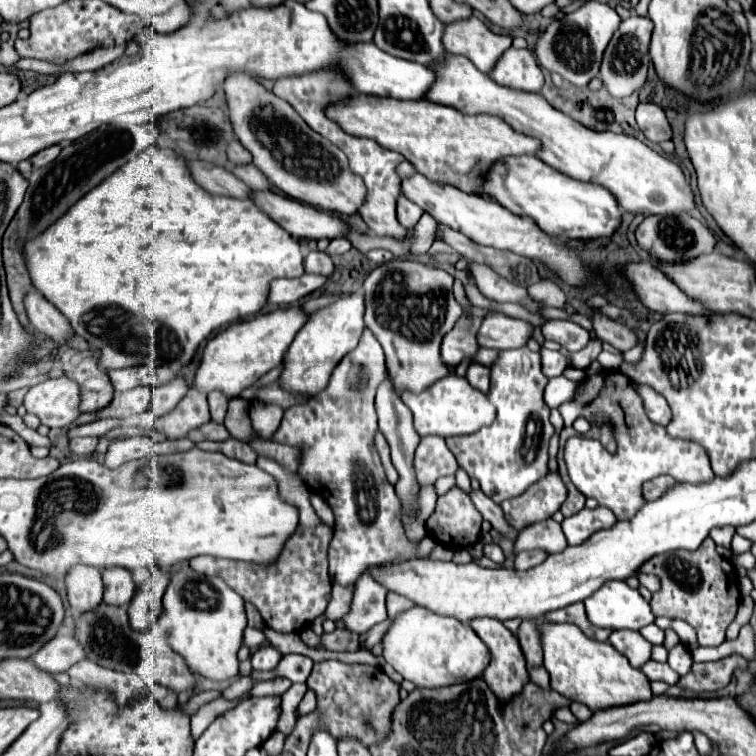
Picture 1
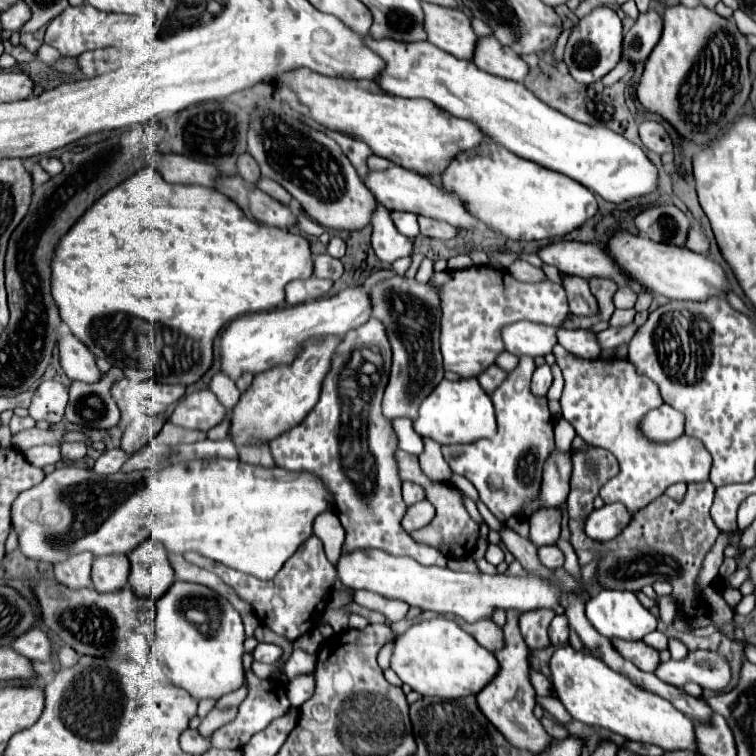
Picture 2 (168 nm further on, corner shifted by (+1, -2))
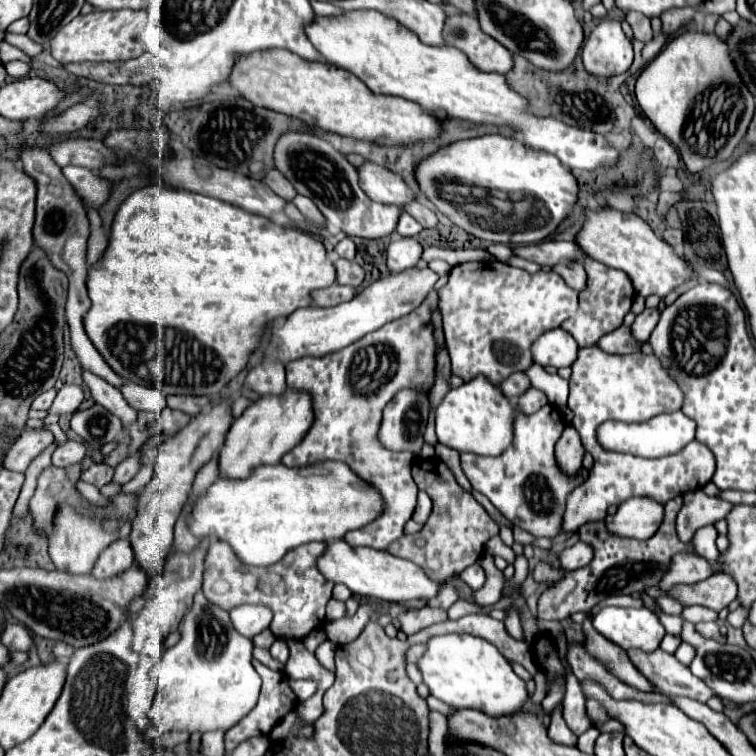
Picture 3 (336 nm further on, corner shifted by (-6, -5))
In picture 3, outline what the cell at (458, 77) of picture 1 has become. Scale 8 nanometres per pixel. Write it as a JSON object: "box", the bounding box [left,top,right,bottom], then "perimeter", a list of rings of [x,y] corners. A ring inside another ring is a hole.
{"box":[304,10,618,170],"perimeter":[[[352,10],[352,12],[340,14],[340,16],[316,16],[316,22],[312,20],[310,24],[306,24],[304,32],[306,32],[308,40],[312,42],[312,46],[328,62],[338,64],[344,70],[352,72],[376,94],[392,94],[392,96],[412,100],[412,102],[420,104],[426,112],[440,112],[440,114],[448,114],[454,118],[468,118],[468,120],[480,122],[480,124],[510,124],[512,128],[516,128],[518,140],[522,140],[524,144],[528,144],[532,148],[546,150],[546,152],[558,156],[558,160],[570,170],[574,170],[574,168],[596,170],[600,166],[612,166],[618,158],[618,150],[612,148],[610,144],[606,144],[604,136],[588,132],[588,130],[580,130],[574,126],[566,126],[560,120],[532,116],[528,112],[526,98],[520,98],[510,86],[506,86],[506,78],[502,74],[476,70],[476,66],[472,66],[472,62],[468,62],[468,58],[464,58],[464,52],[460,52],[456,48],[428,46],[428,44],[420,42],[420,38],[416,38],[416,34],[412,34],[408,28],[400,26],[396,20],[380,14],[378,10]]]}

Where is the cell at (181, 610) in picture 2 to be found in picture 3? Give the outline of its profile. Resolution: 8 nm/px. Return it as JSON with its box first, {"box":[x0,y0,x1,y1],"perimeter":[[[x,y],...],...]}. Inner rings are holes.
{"box":[148,592,260,734],"perimeter":[[[202,592],[196,594],[192,610],[184,616],[184,622],[180,624],[180,632],[182,640],[176,646],[168,648],[160,662],[160,702],[154,702],[148,712],[152,726],[160,728],[162,732],[182,730],[188,734],[230,730],[256,706],[260,694],[260,676],[252,666],[252,640],[238,634],[230,622],[228,612],[212,606]]]}

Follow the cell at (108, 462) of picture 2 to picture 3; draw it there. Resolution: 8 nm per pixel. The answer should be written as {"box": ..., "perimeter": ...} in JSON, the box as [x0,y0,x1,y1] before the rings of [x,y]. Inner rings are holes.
{"box":[82,464,114,488],"perimeter":[[[94,464],[94,466],[90,466],[88,470],[82,472],[82,480],[102,488],[104,484],[108,484],[112,480],[112,474],[114,474],[112,466],[108,466],[108,464]]]}

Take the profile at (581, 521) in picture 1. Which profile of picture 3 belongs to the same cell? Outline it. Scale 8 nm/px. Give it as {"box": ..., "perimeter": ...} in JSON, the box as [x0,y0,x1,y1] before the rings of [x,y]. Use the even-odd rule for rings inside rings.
{"box":[606,498,664,540],"perimeter":[[[630,498],[618,506],[614,516],[606,516],[606,526],[612,534],[646,540],[656,534],[664,520],[664,504],[654,498]]]}

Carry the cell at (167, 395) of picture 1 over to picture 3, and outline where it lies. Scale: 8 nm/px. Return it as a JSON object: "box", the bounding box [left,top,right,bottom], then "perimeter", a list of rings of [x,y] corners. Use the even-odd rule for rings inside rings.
{"box":[112,454,140,486],"perimeter":[[[136,454],[136,456],[130,456],[124,462],[120,462],[118,468],[116,468],[116,472],[114,472],[112,482],[124,486],[128,480],[132,480],[136,476],[136,472],[138,472],[138,460],[140,460],[140,456]]]}

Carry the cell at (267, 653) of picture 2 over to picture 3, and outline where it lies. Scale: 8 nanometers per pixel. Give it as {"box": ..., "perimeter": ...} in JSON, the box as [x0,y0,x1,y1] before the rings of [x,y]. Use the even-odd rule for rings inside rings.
{"box":[270,640,288,662],"perimeter":[[[276,640],[276,642],[270,646],[270,652],[272,652],[272,656],[274,656],[276,660],[280,660],[280,662],[286,662],[286,660],[288,660],[288,646],[286,646],[286,642],[282,642],[282,640]]]}

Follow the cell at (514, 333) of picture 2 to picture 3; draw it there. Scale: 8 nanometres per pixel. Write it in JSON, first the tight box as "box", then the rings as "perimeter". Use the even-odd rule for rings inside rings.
{"box":[532,328,578,368],"perimeter":[[[562,328],[544,332],[532,346],[534,362],[540,366],[554,366],[564,368],[572,366],[578,356],[578,344],[576,340],[564,332]]]}

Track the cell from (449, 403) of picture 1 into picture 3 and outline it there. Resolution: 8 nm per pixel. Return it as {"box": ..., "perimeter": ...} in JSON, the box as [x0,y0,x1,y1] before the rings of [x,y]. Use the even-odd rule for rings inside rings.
{"box":[436,376,516,456],"perimeter":[[[476,376],[474,380],[462,384],[460,388],[450,390],[436,408],[438,442],[458,452],[500,456],[512,444],[514,418],[516,408],[502,394],[502,390],[492,386],[488,378]]]}

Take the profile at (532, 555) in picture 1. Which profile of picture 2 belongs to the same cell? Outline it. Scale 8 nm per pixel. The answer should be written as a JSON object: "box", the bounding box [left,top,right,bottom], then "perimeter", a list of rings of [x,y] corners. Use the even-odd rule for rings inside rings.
{"box":[537,545,563,569],"perimeter":[[[555,545],[539,547],[537,555],[539,555],[541,565],[547,567],[547,569],[555,569],[555,567],[561,567],[561,565],[563,565],[563,553],[561,553],[559,547],[555,547]]]}

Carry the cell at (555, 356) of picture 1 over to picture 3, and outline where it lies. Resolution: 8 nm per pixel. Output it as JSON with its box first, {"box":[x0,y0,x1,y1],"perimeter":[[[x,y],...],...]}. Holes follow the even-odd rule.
{"box":[518,388,548,414],"perimeter":[[[530,388],[526,390],[520,398],[518,398],[518,410],[524,414],[534,414],[536,410],[540,410],[544,404],[548,404],[548,398],[544,392]]]}

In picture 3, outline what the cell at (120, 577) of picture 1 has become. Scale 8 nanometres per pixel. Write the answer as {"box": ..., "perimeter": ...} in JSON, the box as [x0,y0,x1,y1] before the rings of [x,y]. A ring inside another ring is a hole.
{"box":[92,540,132,578],"perimeter":[[[116,540],[108,548],[104,548],[92,568],[92,576],[96,578],[110,578],[112,574],[124,572],[132,566],[132,546],[128,540]]]}

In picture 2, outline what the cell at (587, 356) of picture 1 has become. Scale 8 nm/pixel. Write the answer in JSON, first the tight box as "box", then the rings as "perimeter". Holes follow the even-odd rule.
{"box":[597,323,637,349],"perimeter":[[[631,323],[627,327],[609,327],[597,333],[597,343],[601,349],[615,349],[621,343],[629,343],[629,339],[637,333],[637,327]]]}

